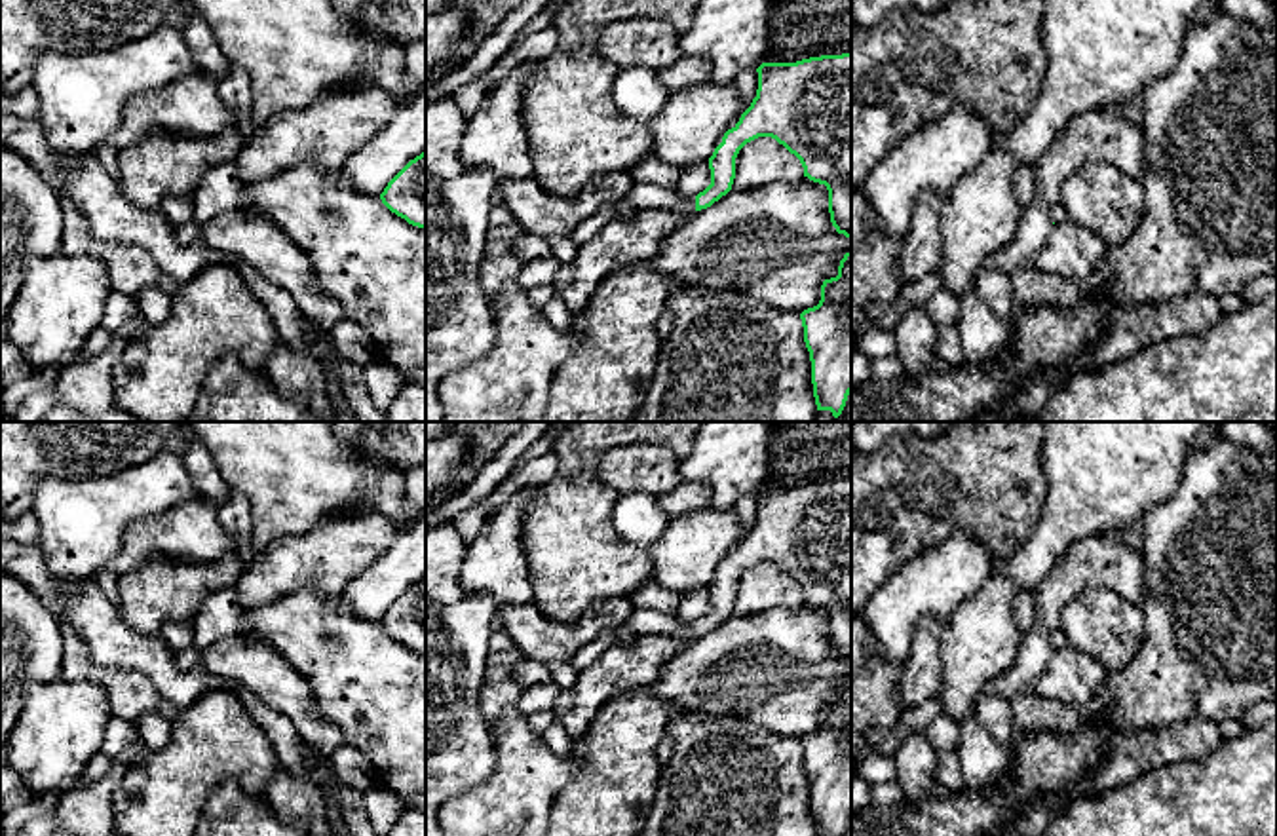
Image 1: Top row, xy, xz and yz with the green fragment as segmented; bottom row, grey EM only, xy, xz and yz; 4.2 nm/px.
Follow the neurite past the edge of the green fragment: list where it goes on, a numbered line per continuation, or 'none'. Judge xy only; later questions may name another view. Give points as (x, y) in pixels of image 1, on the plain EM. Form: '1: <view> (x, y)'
none

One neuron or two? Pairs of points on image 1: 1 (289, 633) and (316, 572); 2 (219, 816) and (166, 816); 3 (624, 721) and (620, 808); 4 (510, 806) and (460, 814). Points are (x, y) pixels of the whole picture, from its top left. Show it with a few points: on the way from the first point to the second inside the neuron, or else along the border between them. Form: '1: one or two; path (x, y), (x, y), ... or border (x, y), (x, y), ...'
1: two; border (339, 595), (295, 589), (266, 605)
2: two; border (225, 778), (211, 791), (198, 816)
3: one; path (622, 741), (620, 787)
4: one; path (498, 814), (472, 814)

